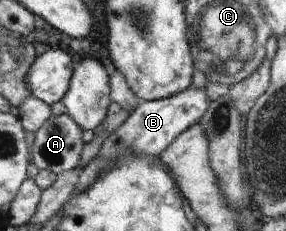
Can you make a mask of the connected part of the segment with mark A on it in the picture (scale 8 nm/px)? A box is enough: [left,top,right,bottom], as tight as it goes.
[31,113,83,174]

